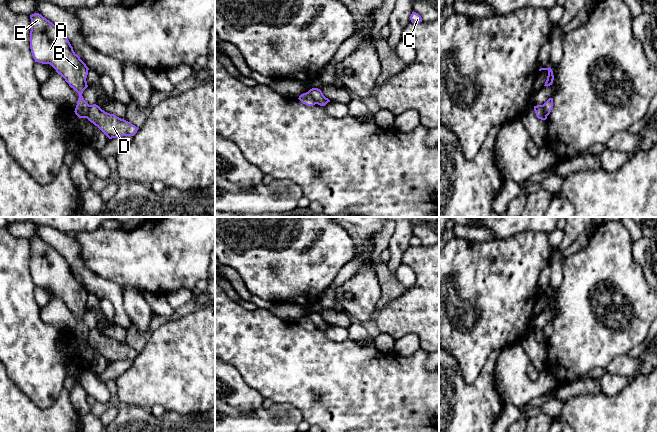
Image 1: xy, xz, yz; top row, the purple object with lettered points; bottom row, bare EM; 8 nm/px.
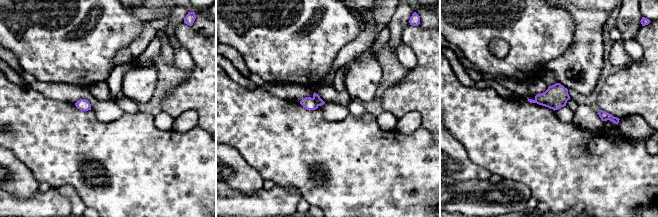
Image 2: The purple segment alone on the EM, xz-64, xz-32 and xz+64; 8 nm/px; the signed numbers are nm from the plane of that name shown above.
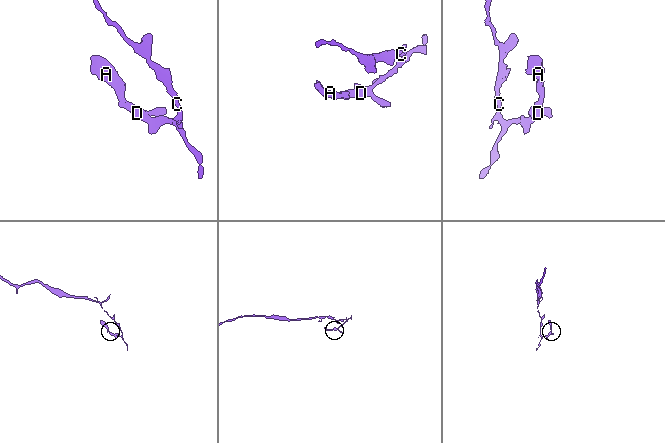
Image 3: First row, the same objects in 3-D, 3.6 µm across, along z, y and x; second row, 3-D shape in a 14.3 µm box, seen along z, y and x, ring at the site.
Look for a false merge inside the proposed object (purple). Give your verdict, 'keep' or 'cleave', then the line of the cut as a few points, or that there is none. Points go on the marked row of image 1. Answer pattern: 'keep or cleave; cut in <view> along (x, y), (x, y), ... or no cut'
cleave; cut in xy along (90, 105), (85, 117)

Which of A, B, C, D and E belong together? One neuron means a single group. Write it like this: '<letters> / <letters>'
A B E / C D

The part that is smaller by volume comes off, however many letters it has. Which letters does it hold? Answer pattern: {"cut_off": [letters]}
{"cut_off": ["A", "B", "E"]}

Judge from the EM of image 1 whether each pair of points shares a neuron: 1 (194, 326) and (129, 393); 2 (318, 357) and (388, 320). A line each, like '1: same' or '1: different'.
1: same
2: different

